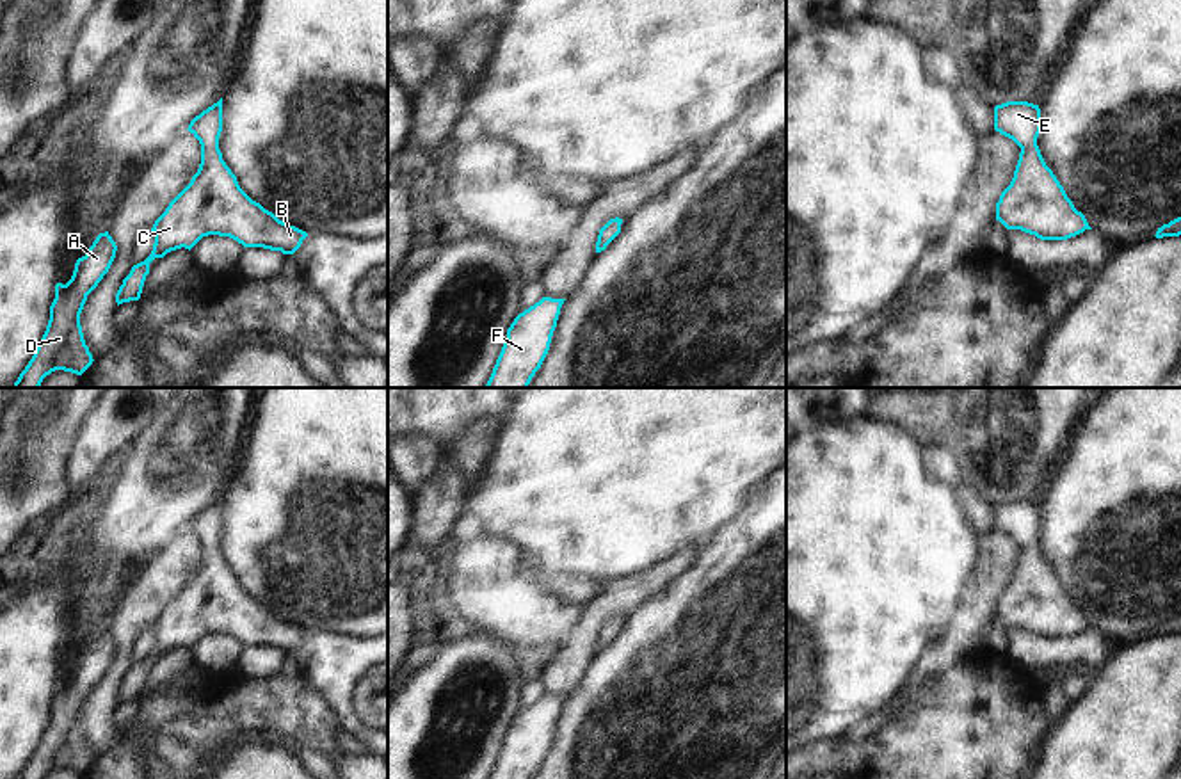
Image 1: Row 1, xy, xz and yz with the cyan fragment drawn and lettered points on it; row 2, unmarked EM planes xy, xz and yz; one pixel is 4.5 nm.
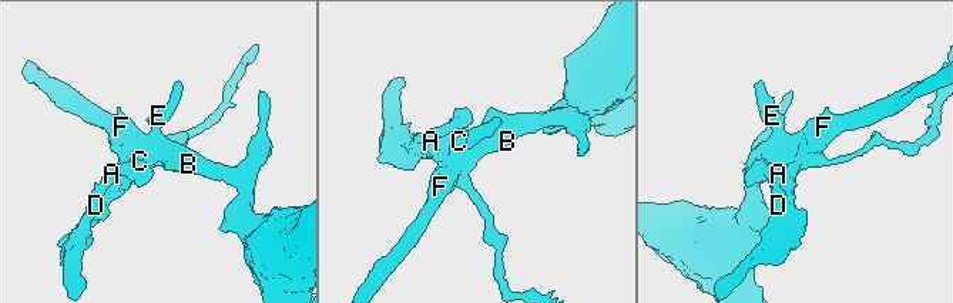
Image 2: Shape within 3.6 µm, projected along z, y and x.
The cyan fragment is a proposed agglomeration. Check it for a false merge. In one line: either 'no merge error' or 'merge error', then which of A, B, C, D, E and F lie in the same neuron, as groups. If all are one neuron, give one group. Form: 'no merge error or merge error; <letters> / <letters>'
no merge error; A B C D E F

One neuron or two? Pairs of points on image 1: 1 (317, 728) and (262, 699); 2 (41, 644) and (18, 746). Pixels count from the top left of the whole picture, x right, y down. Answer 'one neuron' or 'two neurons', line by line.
1: one neuron
2: one neuron

